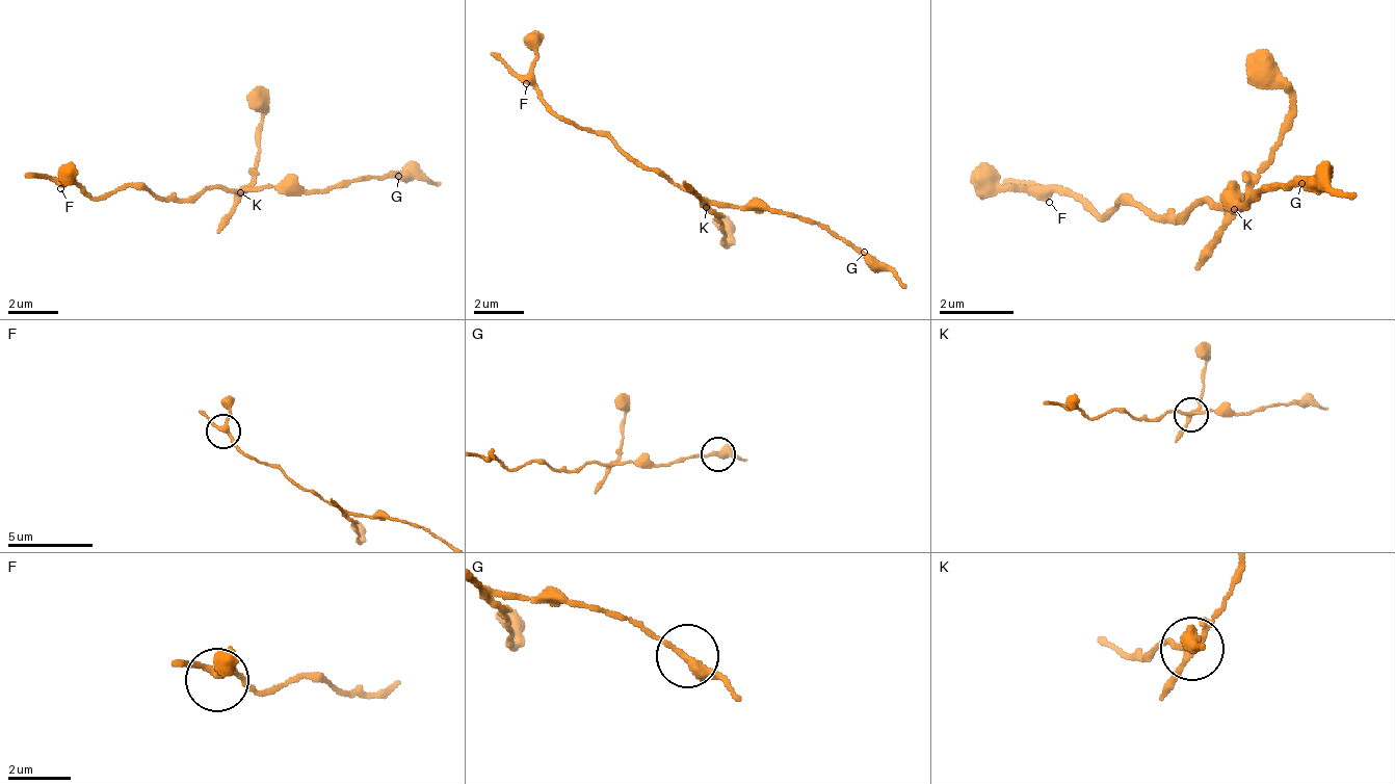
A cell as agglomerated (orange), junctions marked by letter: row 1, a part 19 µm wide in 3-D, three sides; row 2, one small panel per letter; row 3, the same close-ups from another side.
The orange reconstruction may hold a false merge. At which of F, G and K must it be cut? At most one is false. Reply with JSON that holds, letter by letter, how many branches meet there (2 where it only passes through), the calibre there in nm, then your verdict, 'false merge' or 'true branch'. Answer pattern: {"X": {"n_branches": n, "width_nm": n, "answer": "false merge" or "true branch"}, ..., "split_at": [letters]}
{"F": {"n_branches": 3, "width_nm": 200, "answer": "true branch"}, "G": {"n_branches": 2, "width_nm": 320, "answer": "true branch"}, "K": {"n_branches": 5, "width_nm": 200, "answer": "true branch"}, "split_at": []}

